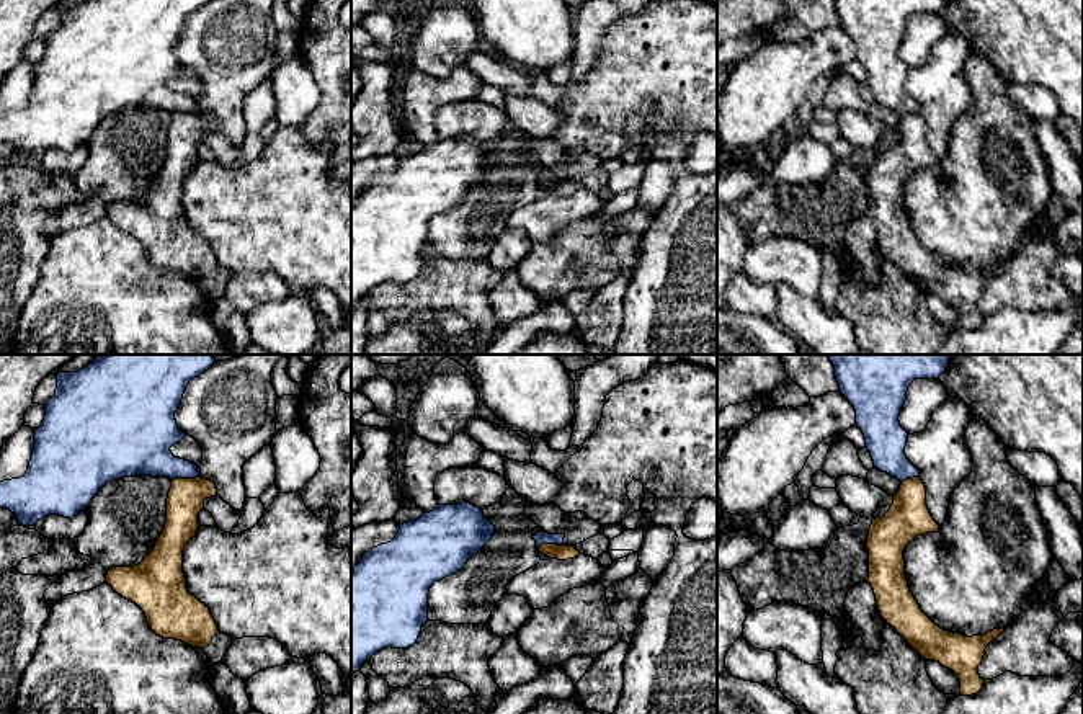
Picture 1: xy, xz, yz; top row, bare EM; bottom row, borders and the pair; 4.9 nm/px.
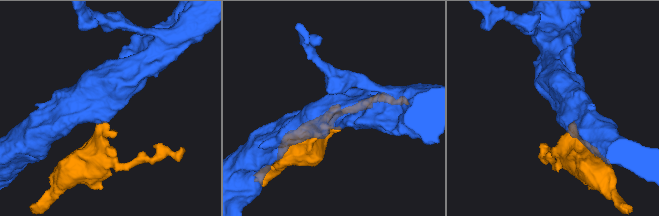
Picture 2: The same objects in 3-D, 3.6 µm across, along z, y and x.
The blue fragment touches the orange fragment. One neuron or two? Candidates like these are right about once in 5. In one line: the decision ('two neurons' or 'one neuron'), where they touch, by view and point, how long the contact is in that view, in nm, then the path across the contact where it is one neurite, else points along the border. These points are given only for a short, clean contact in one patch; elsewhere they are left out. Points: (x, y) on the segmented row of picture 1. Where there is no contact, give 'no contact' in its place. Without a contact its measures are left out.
two neurons | xz (551, 543) | 140 nm | along xz (564, 544), (543, 544), (538, 549)

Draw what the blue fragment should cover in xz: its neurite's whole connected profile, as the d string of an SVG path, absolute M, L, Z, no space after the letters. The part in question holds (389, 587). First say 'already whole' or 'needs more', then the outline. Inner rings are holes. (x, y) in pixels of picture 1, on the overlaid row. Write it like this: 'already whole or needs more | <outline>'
already whole | M462 502L400 524L390 542L369 549L351 570L351 673L382 649L412 647L428 621L431 585L464 569L493 533L480 508Z

